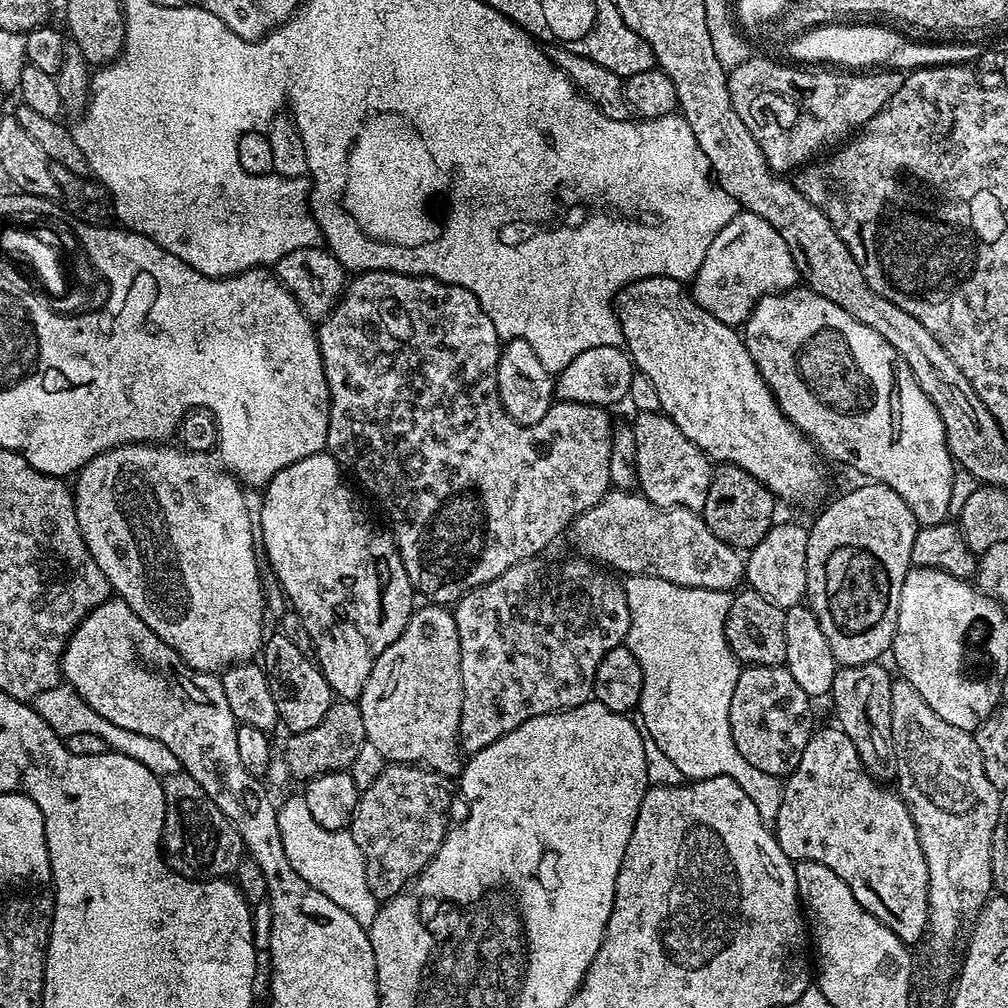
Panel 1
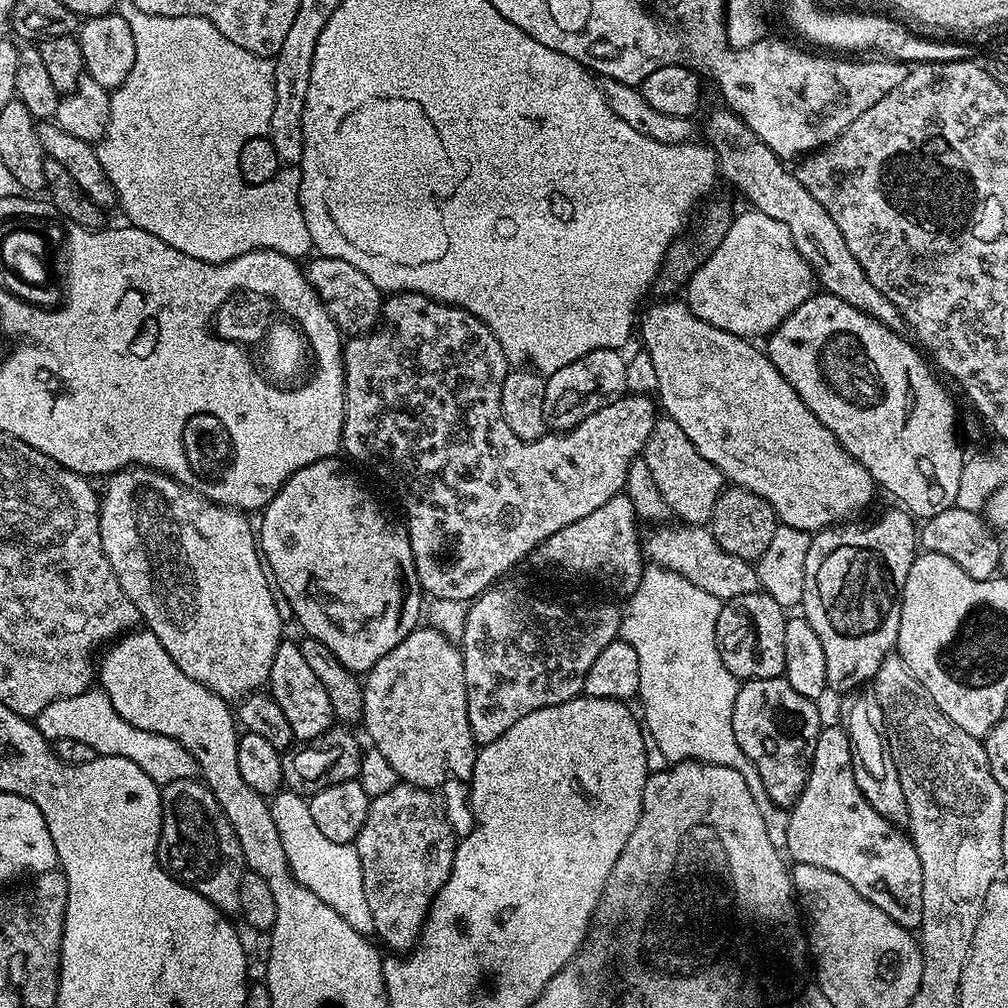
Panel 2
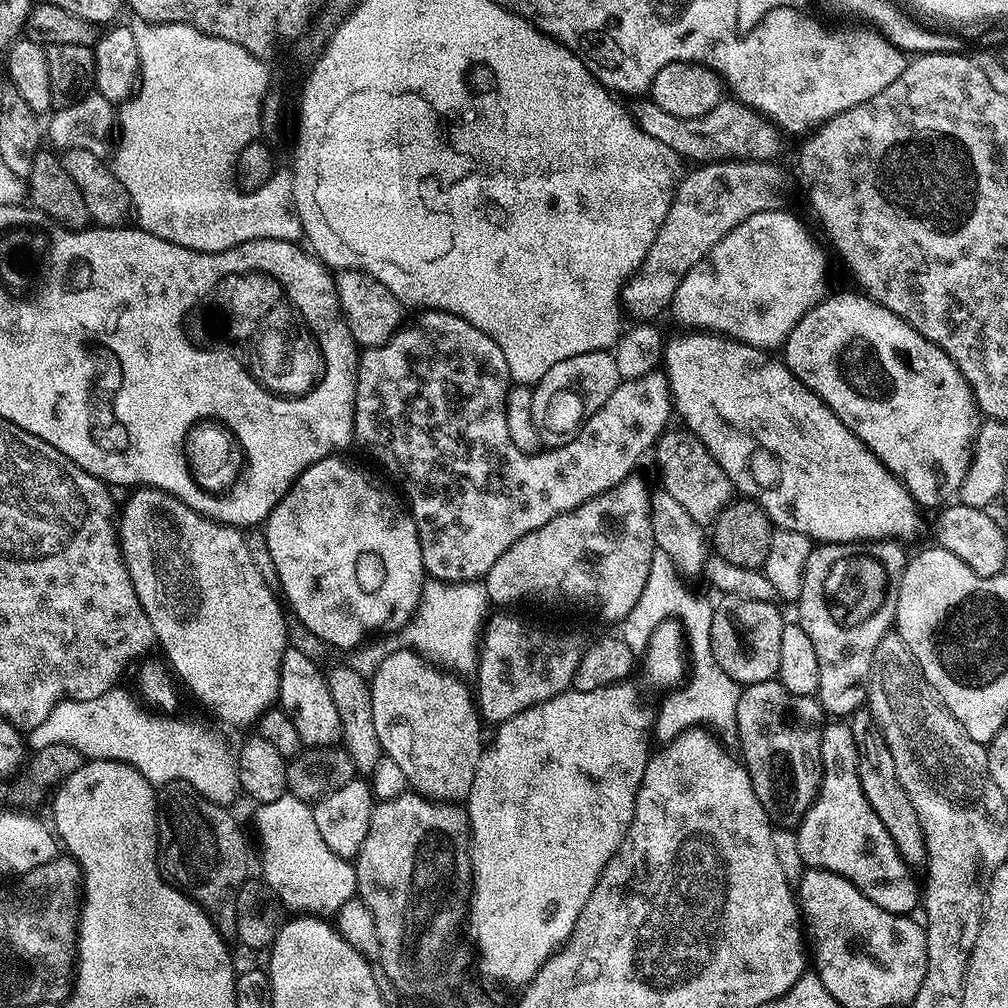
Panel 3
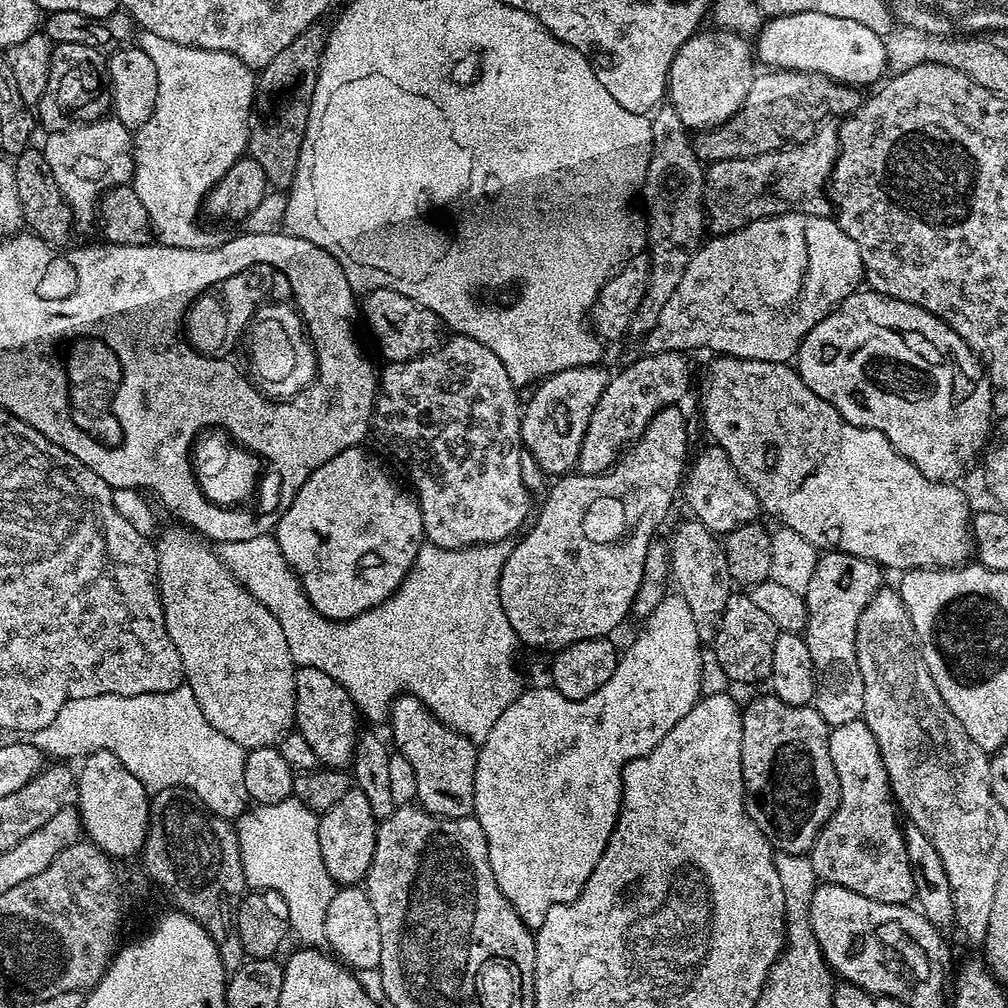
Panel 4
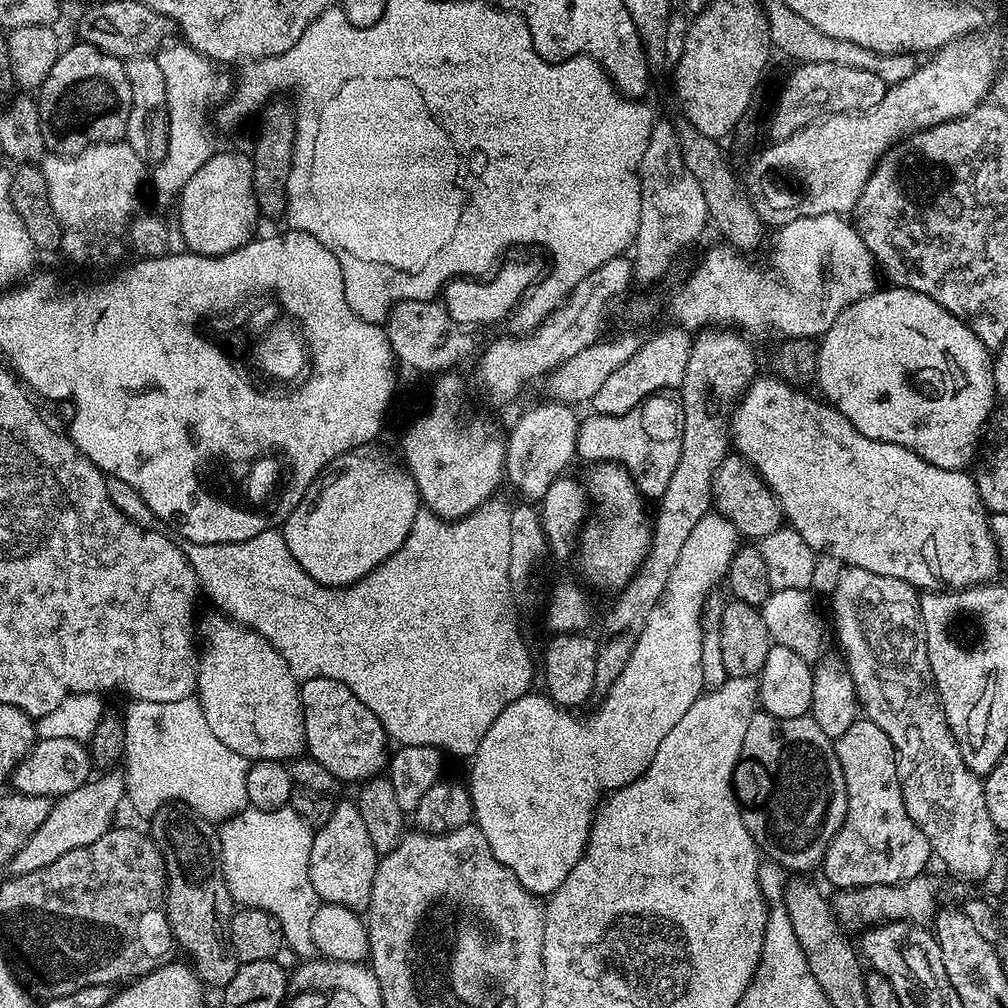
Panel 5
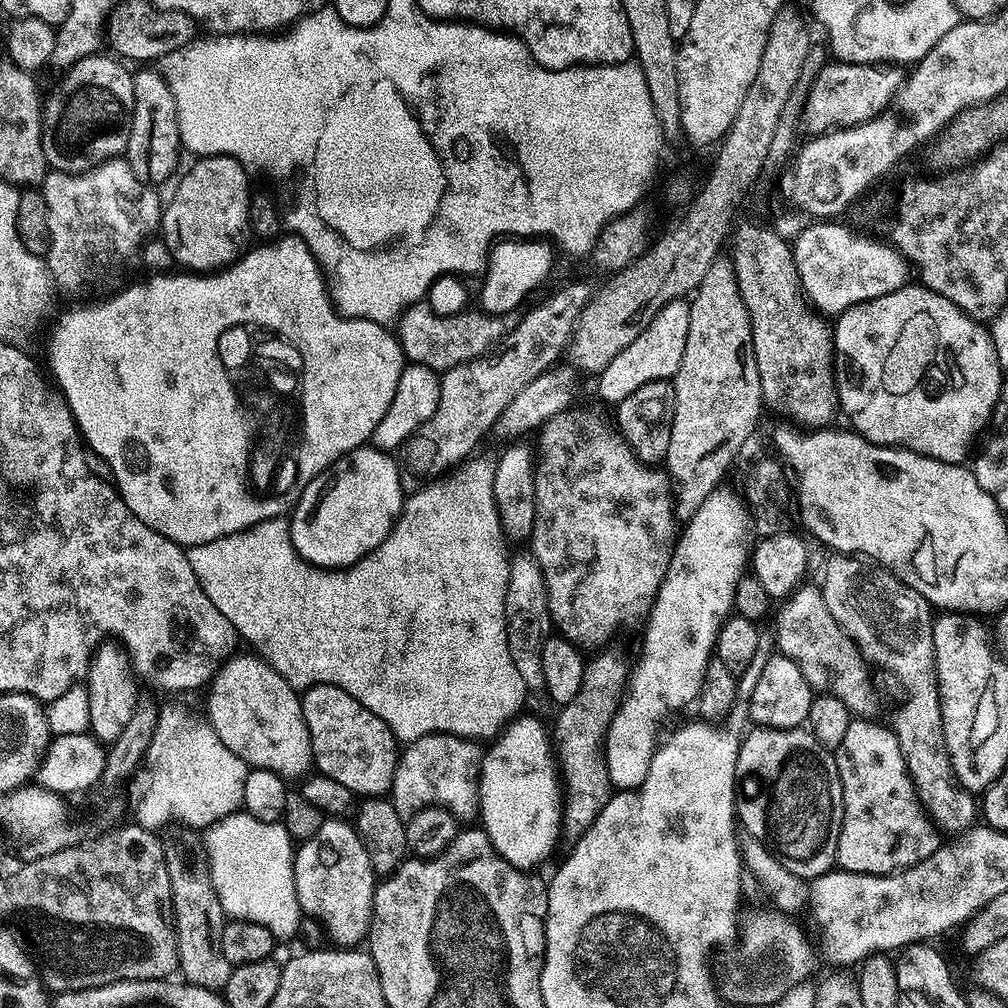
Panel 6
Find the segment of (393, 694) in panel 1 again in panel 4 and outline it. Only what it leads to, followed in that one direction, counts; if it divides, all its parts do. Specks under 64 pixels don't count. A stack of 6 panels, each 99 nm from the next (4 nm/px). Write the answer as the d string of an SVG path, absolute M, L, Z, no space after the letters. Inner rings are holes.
M401 694L392 702L390 725L392 724L392 740L396 743L395 751L410 762L416 779L415 803L424 811L438 818L466 818L476 811L474 806L474 770L476 769L477 745L471 744L461 732L447 728L436 715L416 696Z

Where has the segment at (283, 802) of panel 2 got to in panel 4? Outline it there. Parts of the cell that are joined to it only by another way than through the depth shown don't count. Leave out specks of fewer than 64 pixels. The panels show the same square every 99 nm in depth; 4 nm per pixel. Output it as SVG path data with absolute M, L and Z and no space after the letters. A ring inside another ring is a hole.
M295 802L283 804L257 804L251 810L245 811L242 818L235 821L234 827L238 846L242 853L240 865L244 871L244 883L248 886L259 886L269 892L282 894L286 898L286 910L290 910L290 932L300 939L301 945L310 948L320 948L324 939L323 918L330 905L330 900L337 889L336 881L325 872L322 862L322 850L316 844L316 826L318 816L308 812L306 806Z

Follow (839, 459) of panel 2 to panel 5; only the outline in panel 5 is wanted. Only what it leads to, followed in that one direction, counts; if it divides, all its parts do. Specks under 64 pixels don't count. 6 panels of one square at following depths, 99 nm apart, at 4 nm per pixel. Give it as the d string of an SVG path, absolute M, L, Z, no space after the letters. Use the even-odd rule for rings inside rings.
M775 374L757 375L745 390L744 395L736 401L730 413L730 444L747 463L755 468L757 474L766 482L766 486L771 488L776 495L783 519L794 530L798 530L798 534L802 534L802 538L806 538L806 542L810 542L810 546L817 554L829 552L834 559L841 560L841 565L851 566L861 572L873 572L876 575L889 575L890 578L902 579L917 590L973 588L976 584L987 584L997 579L996 571L1001 571L1002 568L1000 551L996 549L996 543L988 525L990 516L984 503L980 501L980 492L976 489L975 479L967 471L939 468L926 462L909 448L863 436L838 409L819 399L816 401L814 397L806 396L802 392L804 391L797 390L789 381L782 380Z

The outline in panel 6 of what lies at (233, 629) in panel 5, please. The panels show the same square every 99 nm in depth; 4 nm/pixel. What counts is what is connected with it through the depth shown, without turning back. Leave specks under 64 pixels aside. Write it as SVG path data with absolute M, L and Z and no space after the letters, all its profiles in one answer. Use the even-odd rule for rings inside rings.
M233 655L210 681L210 687L207 689L207 723L212 725L218 738L222 738L222 743L229 750L234 750L234 754L238 754L238 758L242 758L249 769L265 768L284 777L288 782L292 782L295 776L307 777L313 767L312 743L310 730L306 730L306 718L302 718L302 706L297 689L291 688L286 678L282 678L282 674L273 670L259 655L240 655Z

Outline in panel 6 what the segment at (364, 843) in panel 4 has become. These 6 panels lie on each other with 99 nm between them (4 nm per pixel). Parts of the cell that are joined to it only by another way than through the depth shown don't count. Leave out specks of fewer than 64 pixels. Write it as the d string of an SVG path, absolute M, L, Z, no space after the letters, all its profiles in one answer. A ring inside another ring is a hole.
M340 818L325 819L314 838L303 841L295 849L292 862L292 887L298 896L301 913L320 924L323 935L336 946L356 946L367 937L372 921L372 899L376 893L378 877L372 871L364 841L351 823Z

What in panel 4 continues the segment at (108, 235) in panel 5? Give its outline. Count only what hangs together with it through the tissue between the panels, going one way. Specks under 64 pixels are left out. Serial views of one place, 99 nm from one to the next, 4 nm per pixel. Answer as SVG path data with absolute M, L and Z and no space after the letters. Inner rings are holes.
M101 118L99 120L85 120L65 126L59 130L52 130L42 143L42 151L50 170L54 173L54 182L58 182L58 190L62 190L64 201L70 206L73 221L97 219L97 205L101 197L109 188L120 184L127 184L134 174L134 158L132 146L133 133L122 122L115 118Z

